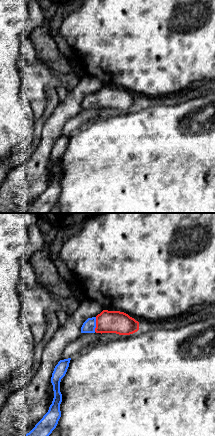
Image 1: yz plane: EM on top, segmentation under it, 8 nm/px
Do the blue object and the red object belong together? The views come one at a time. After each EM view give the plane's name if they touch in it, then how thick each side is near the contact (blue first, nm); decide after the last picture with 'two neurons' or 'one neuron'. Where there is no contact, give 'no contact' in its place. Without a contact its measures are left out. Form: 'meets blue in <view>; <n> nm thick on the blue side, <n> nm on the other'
meets blue in yz; 100 nm thick on the blue side, 180 nm on the other

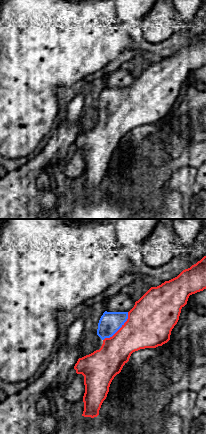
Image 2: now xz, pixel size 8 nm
meets blue in xz; 180 nm thick on the blue side, 360 nm on the other

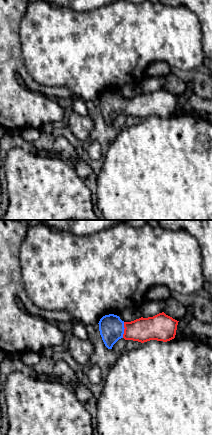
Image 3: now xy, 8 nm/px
meets blue in xy; 200 nm thick on the blue side, 190 nm on the other

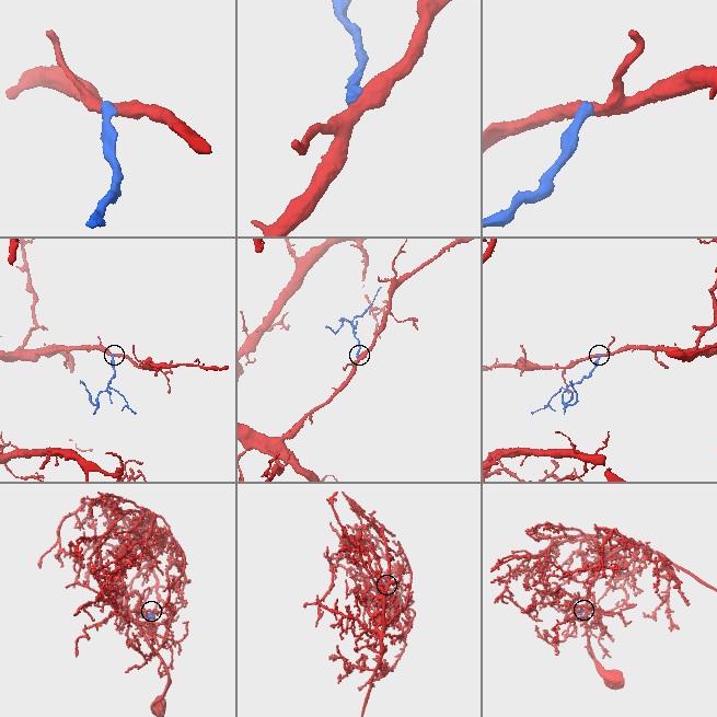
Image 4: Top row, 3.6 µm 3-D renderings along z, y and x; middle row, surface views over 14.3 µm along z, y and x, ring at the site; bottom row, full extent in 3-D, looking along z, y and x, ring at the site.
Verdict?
one neuron

